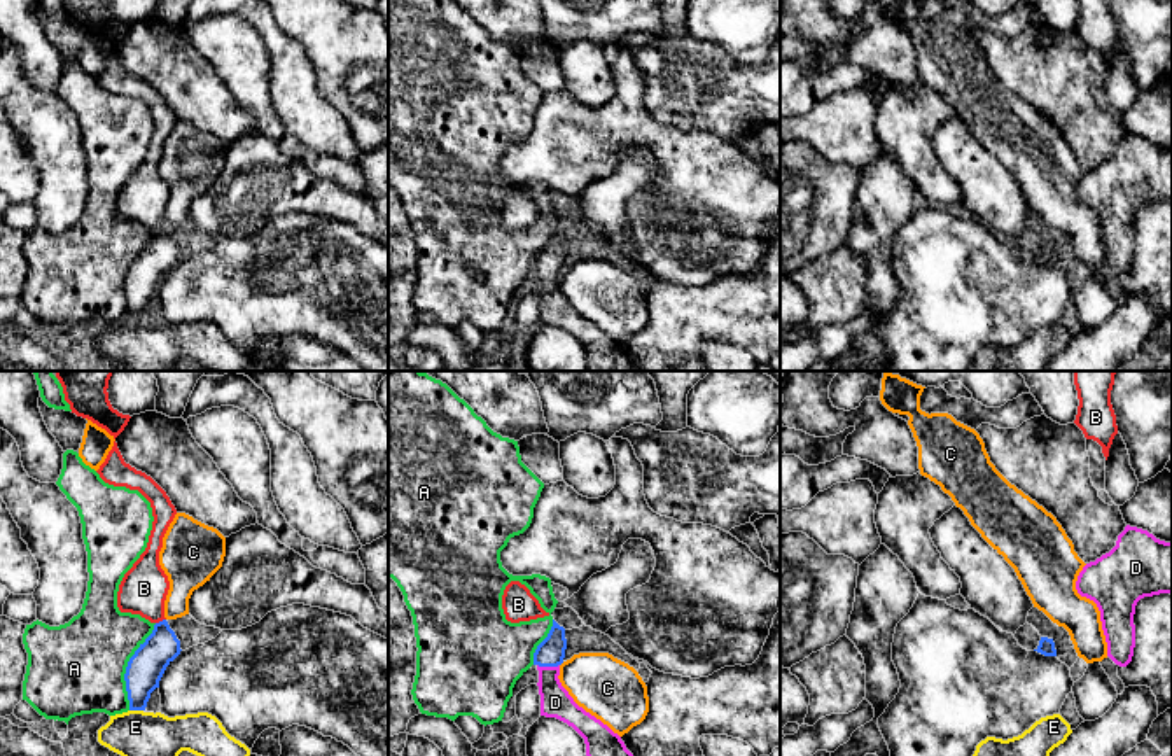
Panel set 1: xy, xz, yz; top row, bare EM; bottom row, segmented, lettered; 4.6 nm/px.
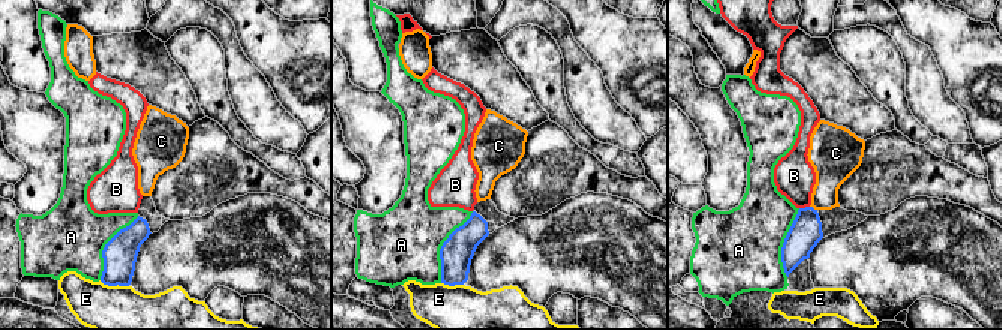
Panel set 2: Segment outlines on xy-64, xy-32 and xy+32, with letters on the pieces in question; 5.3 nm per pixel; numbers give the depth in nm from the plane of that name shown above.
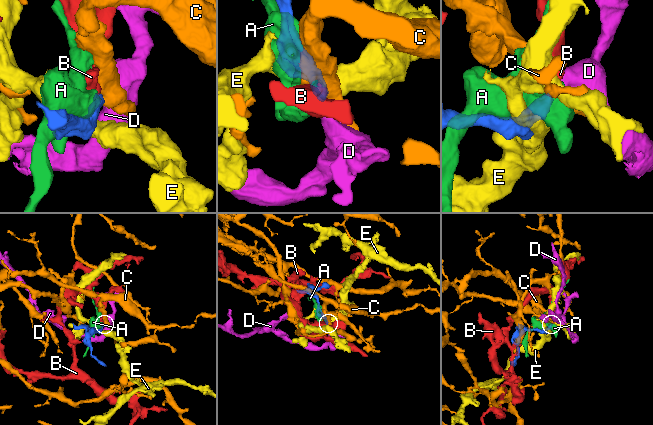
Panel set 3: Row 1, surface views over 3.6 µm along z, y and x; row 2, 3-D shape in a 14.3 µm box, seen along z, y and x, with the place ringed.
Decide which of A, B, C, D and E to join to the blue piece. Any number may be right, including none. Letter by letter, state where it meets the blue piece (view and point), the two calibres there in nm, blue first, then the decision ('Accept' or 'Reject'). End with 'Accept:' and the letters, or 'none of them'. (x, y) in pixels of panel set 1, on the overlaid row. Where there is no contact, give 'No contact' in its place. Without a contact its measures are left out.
A: Touches blue at xy (126, 667). Thickness 170 nm (blue) against 420 nm. Reject
B: Touches blue at xy (160, 622). Thickness 170 nm (blue) against 220 nm. Reject
C: No contact. Reject
D: Touches blue at xz (548, 665). Thickness 130 nm (blue) against 140 nm. Accept
E: Touches blue at xy (137, 709). Thickness 170 nm (blue) against 200 nm. Reject
Accept: D

